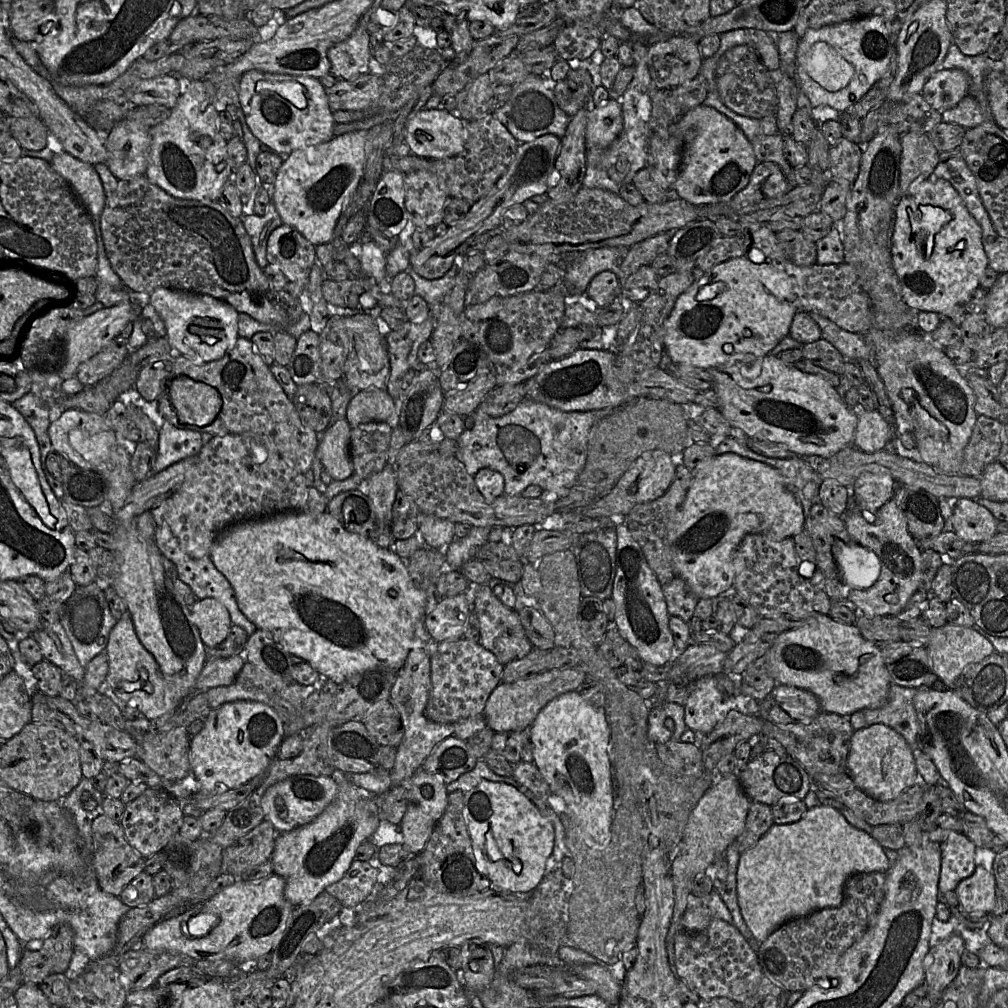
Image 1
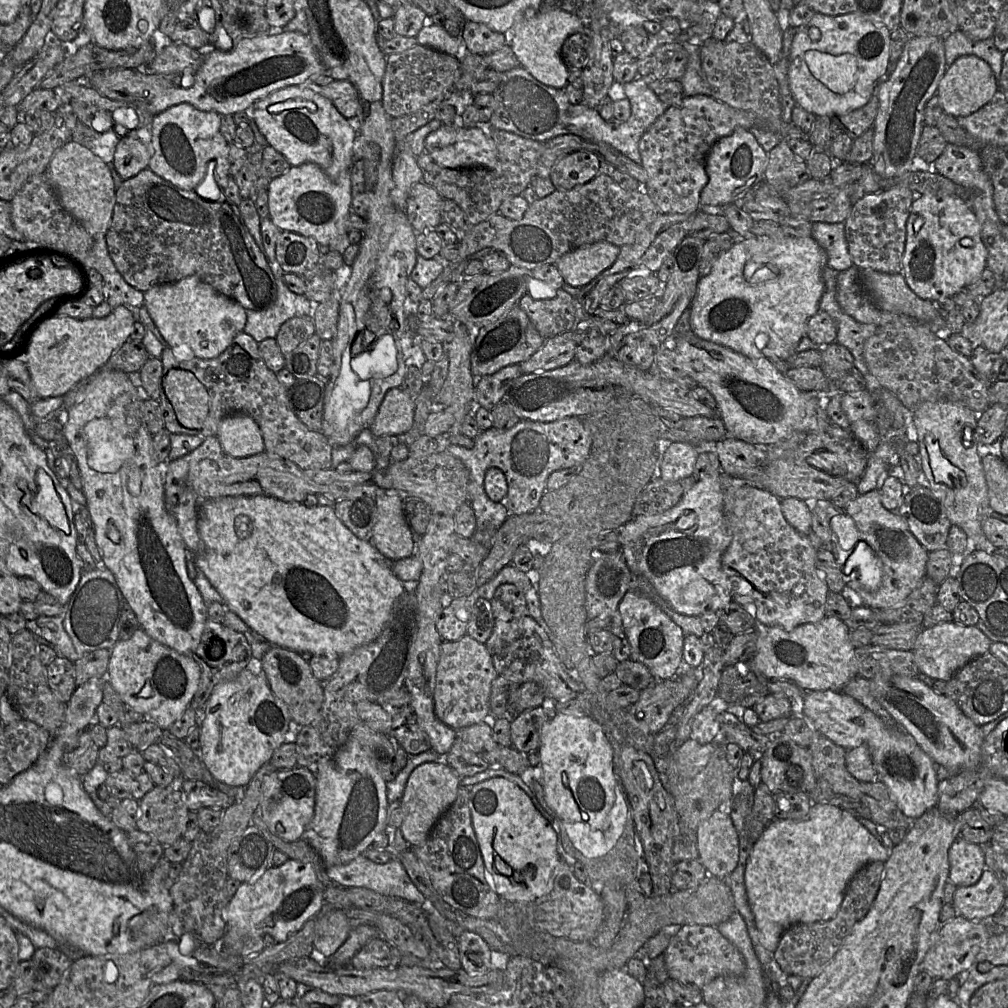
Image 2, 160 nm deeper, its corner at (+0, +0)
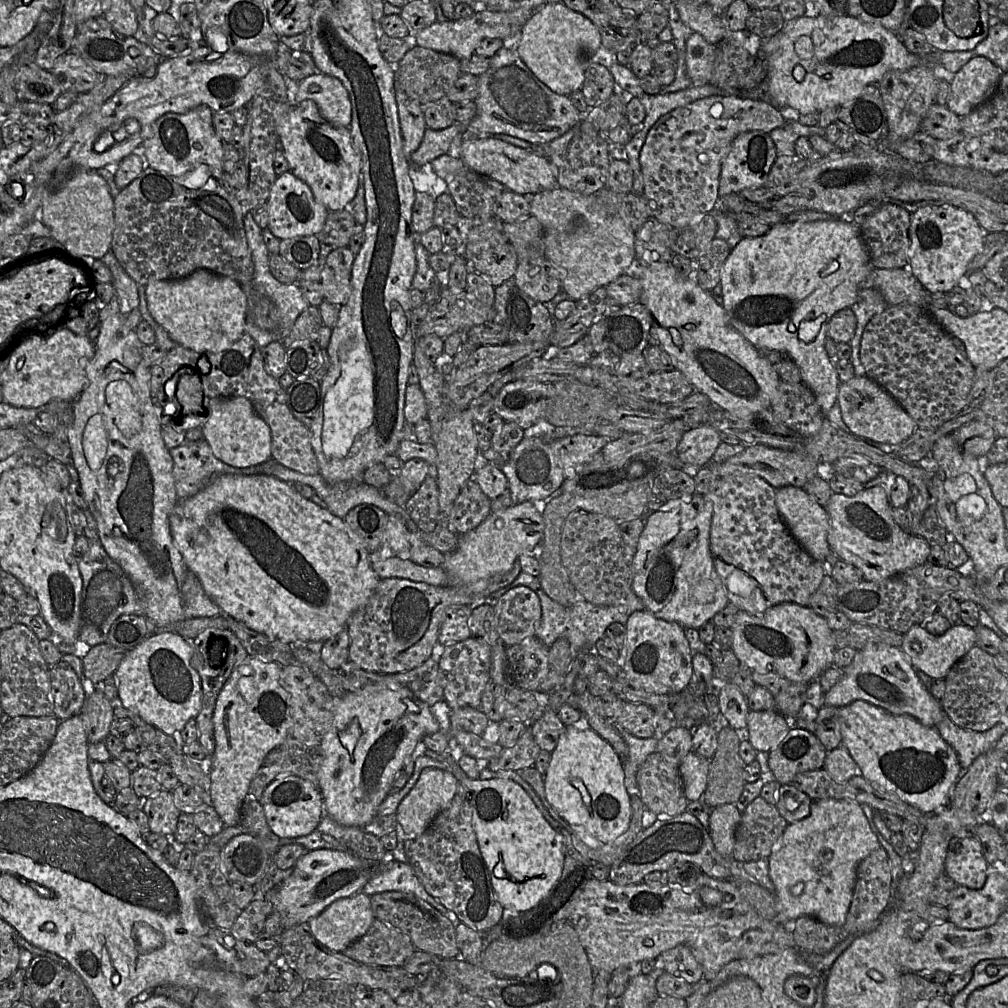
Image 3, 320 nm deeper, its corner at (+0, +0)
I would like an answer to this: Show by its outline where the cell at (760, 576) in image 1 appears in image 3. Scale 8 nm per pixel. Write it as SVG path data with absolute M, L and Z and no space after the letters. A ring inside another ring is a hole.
M734 475L717 479L704 496L713 504L710 551L729 602L755 616L782 602L808 606L830 570L824 562L813 558L789 532L776 506L776 489L758 476Z

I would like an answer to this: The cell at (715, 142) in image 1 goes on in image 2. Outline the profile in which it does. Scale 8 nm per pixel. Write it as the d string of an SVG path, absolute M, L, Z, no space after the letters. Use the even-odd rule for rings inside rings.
M736 128L731 135L719 139L706 157L708 182L700 193L700 206L724 206L741 198L763 180L766 165L767 153L749 129Z

